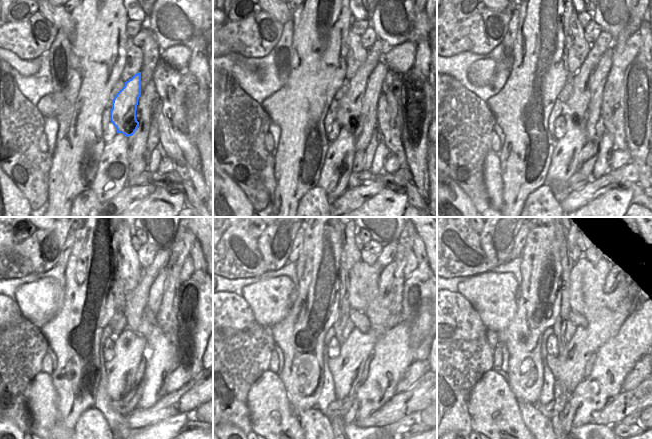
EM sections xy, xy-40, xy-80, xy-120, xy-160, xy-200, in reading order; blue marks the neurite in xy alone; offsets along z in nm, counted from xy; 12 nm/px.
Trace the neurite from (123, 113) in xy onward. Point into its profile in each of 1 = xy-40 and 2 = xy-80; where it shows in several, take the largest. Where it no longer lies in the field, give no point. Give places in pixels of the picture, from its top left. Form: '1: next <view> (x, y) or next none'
1: next xy-40 (349, 107)
2: next xy-80 (576, 106)

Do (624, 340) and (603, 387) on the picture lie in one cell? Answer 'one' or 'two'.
one

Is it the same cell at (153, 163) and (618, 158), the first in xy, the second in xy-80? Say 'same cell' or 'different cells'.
different cells

